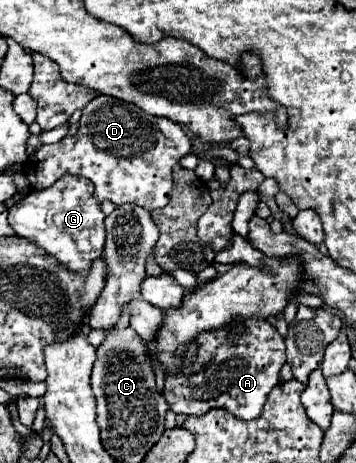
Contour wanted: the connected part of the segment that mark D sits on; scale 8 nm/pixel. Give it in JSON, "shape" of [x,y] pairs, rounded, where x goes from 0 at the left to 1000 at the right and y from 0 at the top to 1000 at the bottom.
{"shape":[[[275,203],[230,233],[219,268],[225,276],[208,294],[180,294],[157,311],[112,315],[96,333],[79,337],[79,350],[67,354],[67,376],[79,380],[90,410],[124,410],[180,376],[213,376],[247,384],[264,397],[264,428],[275,428],[281,436],[292,432],[315,432],[320,441],[376,436],[421,458],[438,449],[461,449],[472,441],[483,415],[483,363],[506,354],[511,337],[539,328],[539,307],[506,268],[472,263],[472,255],[404,246],[388,229],[287,203]]]}

